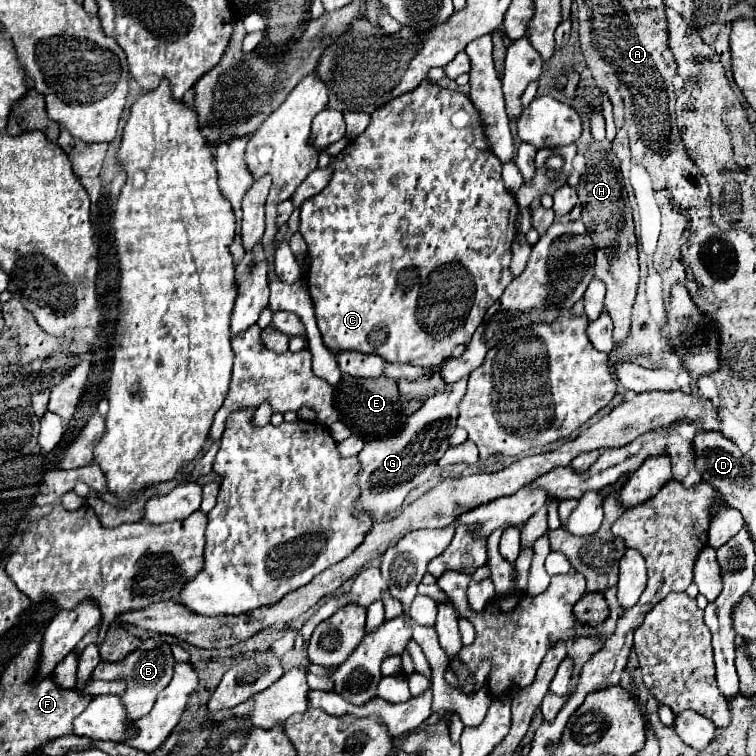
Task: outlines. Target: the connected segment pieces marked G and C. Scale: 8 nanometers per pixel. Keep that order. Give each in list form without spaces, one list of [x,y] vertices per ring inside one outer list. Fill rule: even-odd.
[[[467,378],[451,384],[443,394],[425,400],[417,412],[407,416],[403,428],[397,434],[365,444],[365,448],[357,454],[357,482],[361,494],[353,502],[355,518],[367,516],[373,524],[381,522],[385,516],[389,516],[403,504],[405,496],[413,488],[425,484],[431,478],[437,460],[449,448],[449,436],[457,426],[457,406],[461,404],[461,396],[465,396],[465,388]]]
[[[429,80],[421,82],[417,90],[409,94],[401,94],[377,108],[371,114],[371,124],[367,130],[353,138],[337,156],[329,162],[333,174],[329,184],[315,196],[307,198],[301,206],[301,222],[299,232],[307,242],[309,268],[305,272],[305,280],[309,286],[309,294],[315,308],[317,328],[321,332],[323,344],[333,352],[361,352],[361,354],[377,354],[387,362],[409,362],[413,366],[435,366],[443,364],[457,346],[467,346],[475,328],[481,324],[489,306],[505,292],[509,282],[513,280],[509,264],[511,264],[511,242],[515,240],[515,218],[519,214],[517,202],[513,194],[503,186],[501,180],[501,160],[493,154],[487,138],[483,134],[483,122],[479,110],[473,102],[461,94],[447,88],[441,88]],[[453,120],[463,120],[463,128],[455,128]]]

